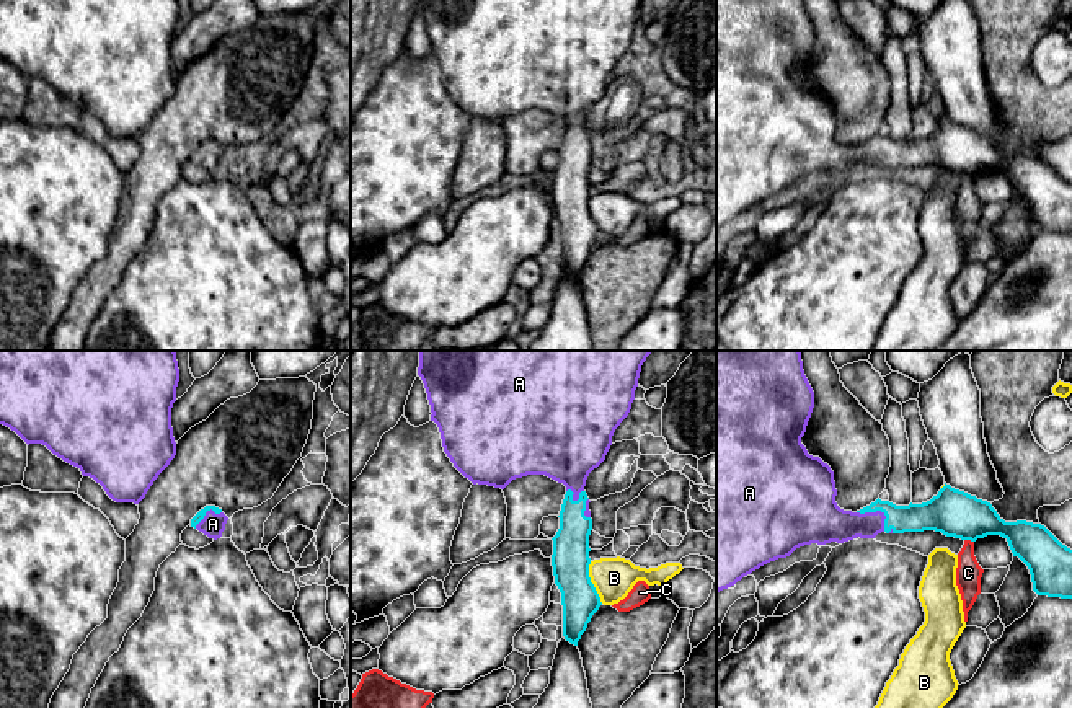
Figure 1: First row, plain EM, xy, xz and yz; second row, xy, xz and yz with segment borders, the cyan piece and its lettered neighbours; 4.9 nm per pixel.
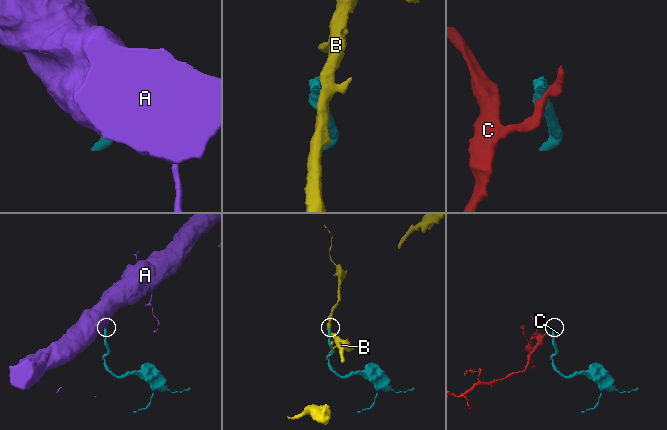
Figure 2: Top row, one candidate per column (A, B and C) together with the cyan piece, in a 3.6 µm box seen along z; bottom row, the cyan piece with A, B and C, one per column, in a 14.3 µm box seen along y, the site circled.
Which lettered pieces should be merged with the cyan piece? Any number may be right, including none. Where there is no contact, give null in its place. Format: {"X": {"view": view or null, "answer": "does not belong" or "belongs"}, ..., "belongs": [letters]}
{"A": {"view": "yz", "answer": "belongs"}, "B": {"view": "xz", "answer": "does not belong"}, "C": {"view": "yz", "answer": "does not belong"}, "belongs": ["A"]}

